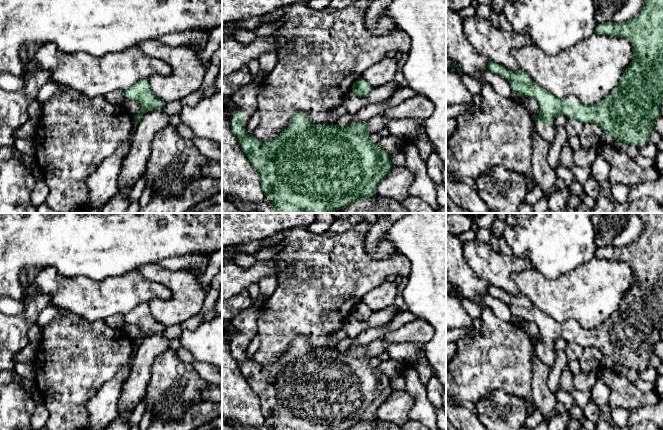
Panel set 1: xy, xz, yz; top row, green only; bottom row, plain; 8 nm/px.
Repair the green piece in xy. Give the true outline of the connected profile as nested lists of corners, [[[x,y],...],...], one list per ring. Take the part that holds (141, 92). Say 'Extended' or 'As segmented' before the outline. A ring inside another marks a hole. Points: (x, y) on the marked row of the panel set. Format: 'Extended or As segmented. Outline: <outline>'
Extended. Outline: [[[147,79],[139,80],[135,85],[124,91],[126,100],[136,101],[142,109],[140,114],[134,117],[134,128],[130,138],[122,143],[119,148],[108,158],[106,158],[91,174],[87,180],[90,193],[89,212],[99,213],[104,204],[114,198],[118,193],[118,175],[121,165],[131,146],[131,140],[141,117],[153,110],[164,108],[166,102],[160,100],[151,90]]]

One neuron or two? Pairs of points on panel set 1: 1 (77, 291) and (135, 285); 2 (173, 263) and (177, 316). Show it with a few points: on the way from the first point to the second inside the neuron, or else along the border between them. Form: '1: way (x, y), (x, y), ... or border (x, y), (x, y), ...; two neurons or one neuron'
1: way (91, 291), (121, 291); one neuron
2: border (156, 263), (172, 270), (188, 270), (192, 274); two neurons

